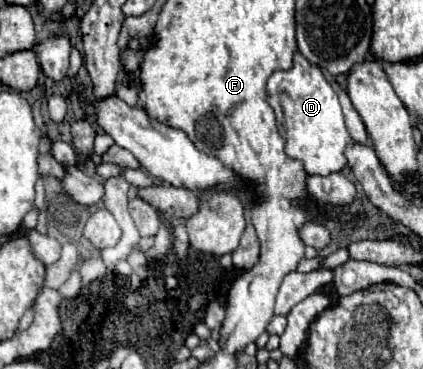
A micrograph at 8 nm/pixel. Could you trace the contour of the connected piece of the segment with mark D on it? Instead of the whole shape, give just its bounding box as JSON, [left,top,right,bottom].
[268,52,352,176]

